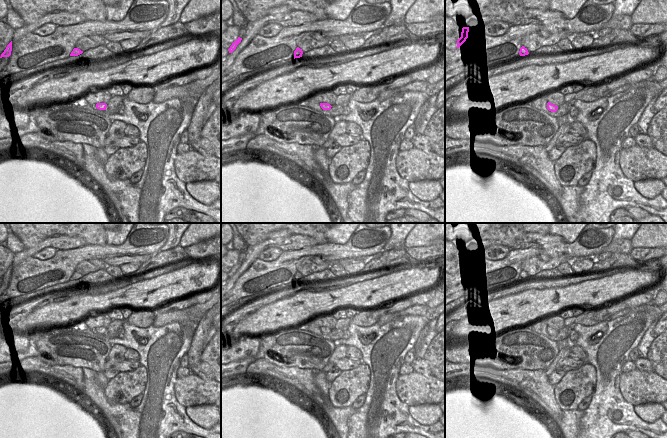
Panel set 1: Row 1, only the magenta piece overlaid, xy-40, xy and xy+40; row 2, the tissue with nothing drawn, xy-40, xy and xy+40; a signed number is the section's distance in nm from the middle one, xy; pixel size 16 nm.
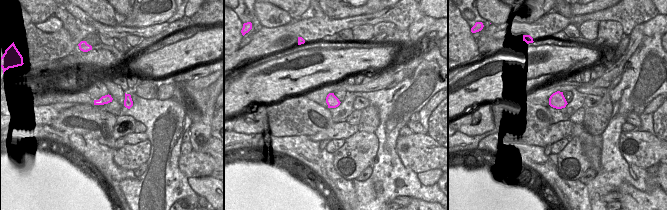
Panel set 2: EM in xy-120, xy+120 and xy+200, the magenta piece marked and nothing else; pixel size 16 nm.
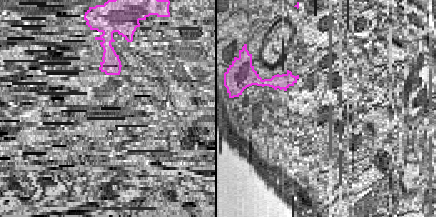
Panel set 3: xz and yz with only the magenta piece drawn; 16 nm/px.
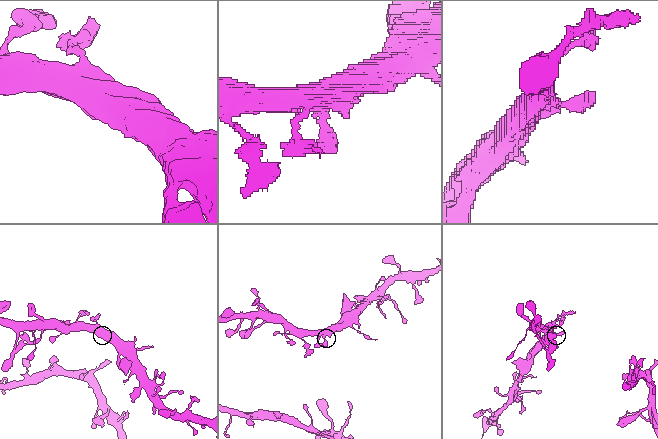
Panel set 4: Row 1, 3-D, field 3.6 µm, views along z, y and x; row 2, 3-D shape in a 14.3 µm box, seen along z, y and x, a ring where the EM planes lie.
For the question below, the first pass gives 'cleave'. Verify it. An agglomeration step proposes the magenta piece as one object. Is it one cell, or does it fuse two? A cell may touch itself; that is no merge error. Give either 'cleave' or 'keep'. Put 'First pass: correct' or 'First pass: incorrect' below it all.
keep
First pass: incorrect

